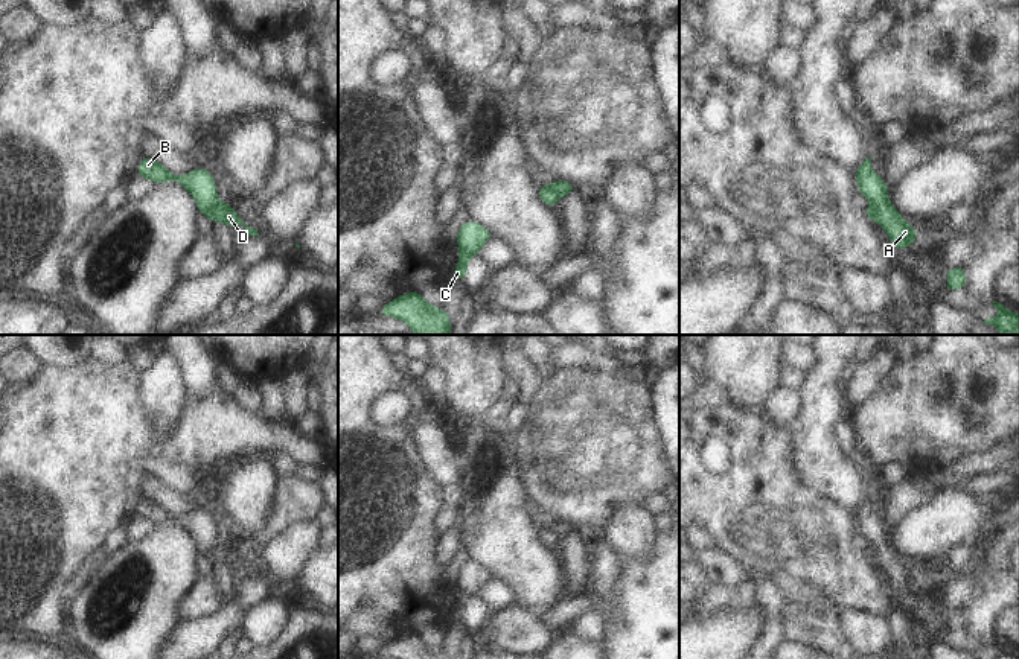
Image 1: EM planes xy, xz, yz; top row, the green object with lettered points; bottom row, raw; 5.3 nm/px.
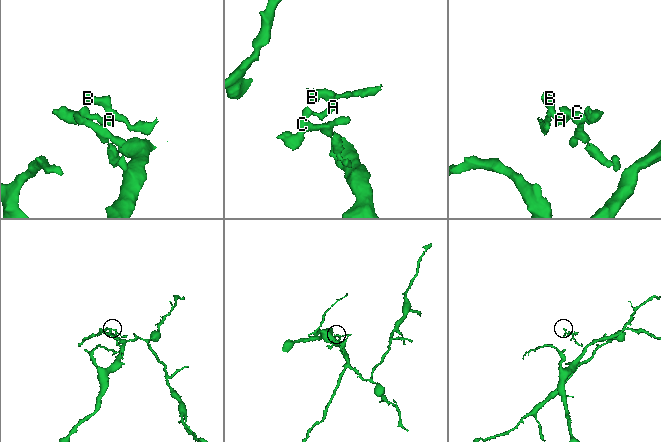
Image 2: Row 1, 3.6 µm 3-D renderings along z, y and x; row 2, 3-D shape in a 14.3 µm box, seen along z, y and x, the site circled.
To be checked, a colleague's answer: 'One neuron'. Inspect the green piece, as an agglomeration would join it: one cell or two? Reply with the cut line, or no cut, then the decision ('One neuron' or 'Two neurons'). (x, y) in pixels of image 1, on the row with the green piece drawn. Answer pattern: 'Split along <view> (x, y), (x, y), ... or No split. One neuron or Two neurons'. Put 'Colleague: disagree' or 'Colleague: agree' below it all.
Split along xy (218, 201), (207, 216). Two neurons
Colleague: disagree

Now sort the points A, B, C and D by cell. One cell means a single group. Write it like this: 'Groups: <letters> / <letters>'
Groups: A B C / D

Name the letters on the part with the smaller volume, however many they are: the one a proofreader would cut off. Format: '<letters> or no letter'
D

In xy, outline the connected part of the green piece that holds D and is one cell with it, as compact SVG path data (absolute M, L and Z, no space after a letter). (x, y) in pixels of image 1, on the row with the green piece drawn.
M218 201L212 207L212 210L209 213L209 218L210 218L212 222L224 222L230 228L235 228L238 224L241 224L245 228L248 237L250 236L257 236L257 237L260 236L257 233L257 230L254 230L251 227L247 227L244 224L244 221L238 216L238 213L227 202L224 202L224 201Z

